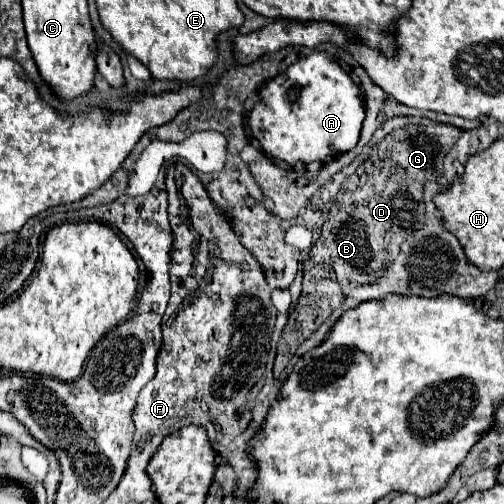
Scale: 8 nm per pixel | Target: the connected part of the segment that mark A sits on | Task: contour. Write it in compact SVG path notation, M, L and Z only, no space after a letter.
M312 52L310 56L292 64L286 72L272 78L260 90L260 102L250 112L248 124L252 128L252 136L260 142L264 154L274 160L282 160L294 166L298 160L302 162L332 162L340 154L352 150L360 140L360 130L364 122L364 104L360 98L360 86L350 78L336 60L332 60L326 52Z

